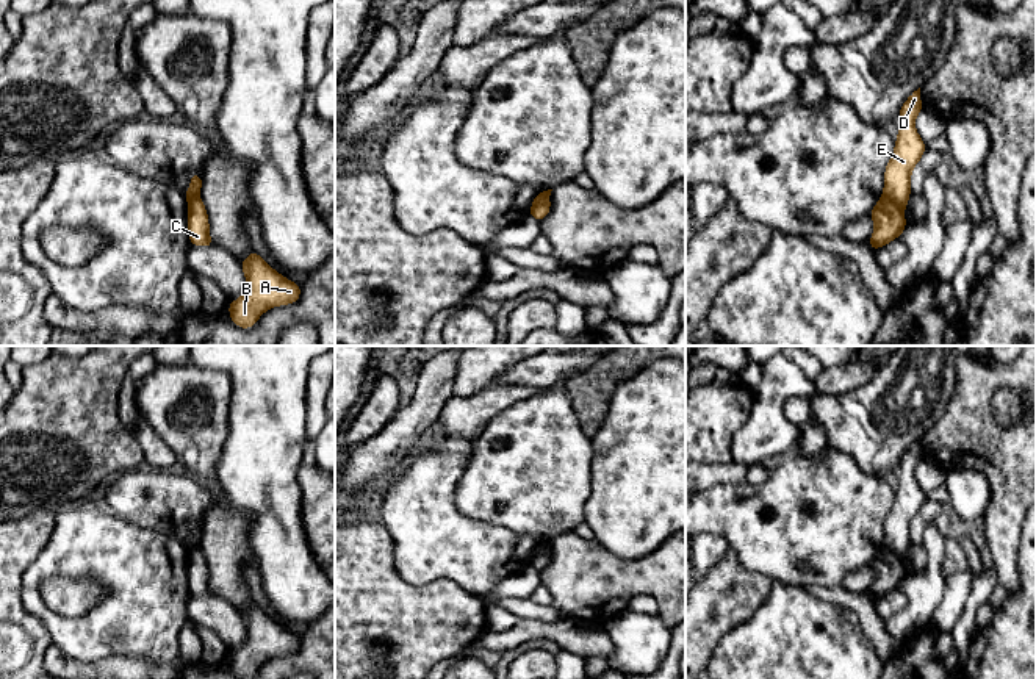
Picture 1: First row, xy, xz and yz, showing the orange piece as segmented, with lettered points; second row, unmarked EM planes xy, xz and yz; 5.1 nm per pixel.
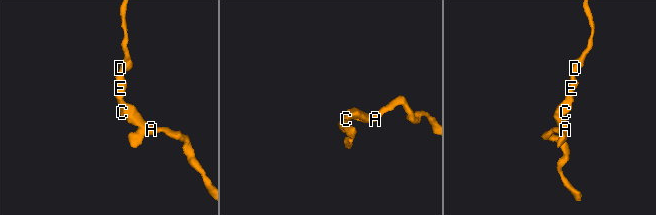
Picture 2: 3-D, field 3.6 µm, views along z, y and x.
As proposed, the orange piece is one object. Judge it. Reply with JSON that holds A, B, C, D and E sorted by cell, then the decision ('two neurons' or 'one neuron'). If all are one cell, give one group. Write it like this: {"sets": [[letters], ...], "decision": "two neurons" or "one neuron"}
{"sets": [["A", "B", "C"], ["D", "E"]], "decision": "two neurons"}

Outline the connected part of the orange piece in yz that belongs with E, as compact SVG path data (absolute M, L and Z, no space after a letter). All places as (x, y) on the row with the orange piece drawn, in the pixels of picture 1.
M920 88L914 91L900 110L900 130L895 150L886 166L883 197L905 210L911 194L911 171L920 161L926 144L920 139L914 120L923 110Z

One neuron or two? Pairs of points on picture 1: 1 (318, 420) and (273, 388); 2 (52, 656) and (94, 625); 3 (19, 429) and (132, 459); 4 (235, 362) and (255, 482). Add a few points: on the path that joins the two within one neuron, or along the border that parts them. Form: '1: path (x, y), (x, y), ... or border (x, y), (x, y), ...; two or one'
1: border (309, 376), (307, 445); two
2: border (52, 643), (68, 657), (83, 662); two
3: path (47, 438), (71, 438), (104, 446); one
4: path (255, 391), (255, 452); one

